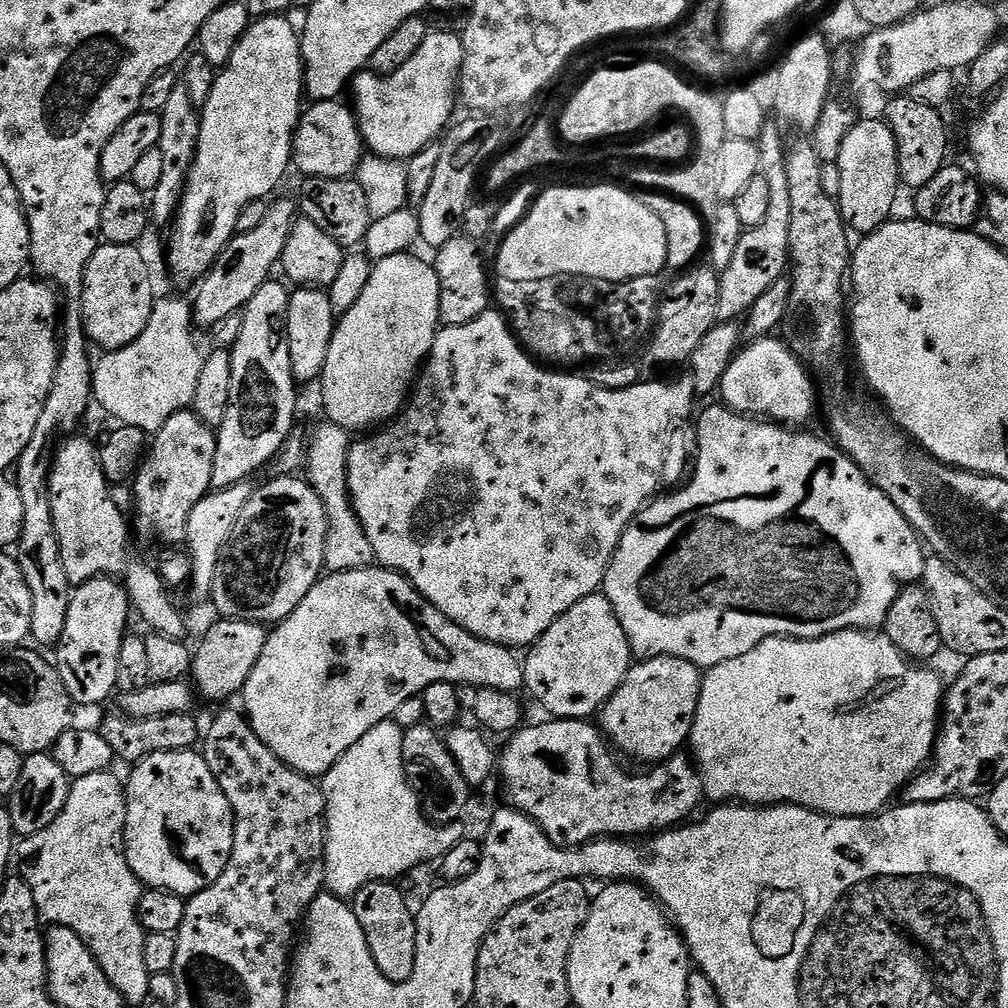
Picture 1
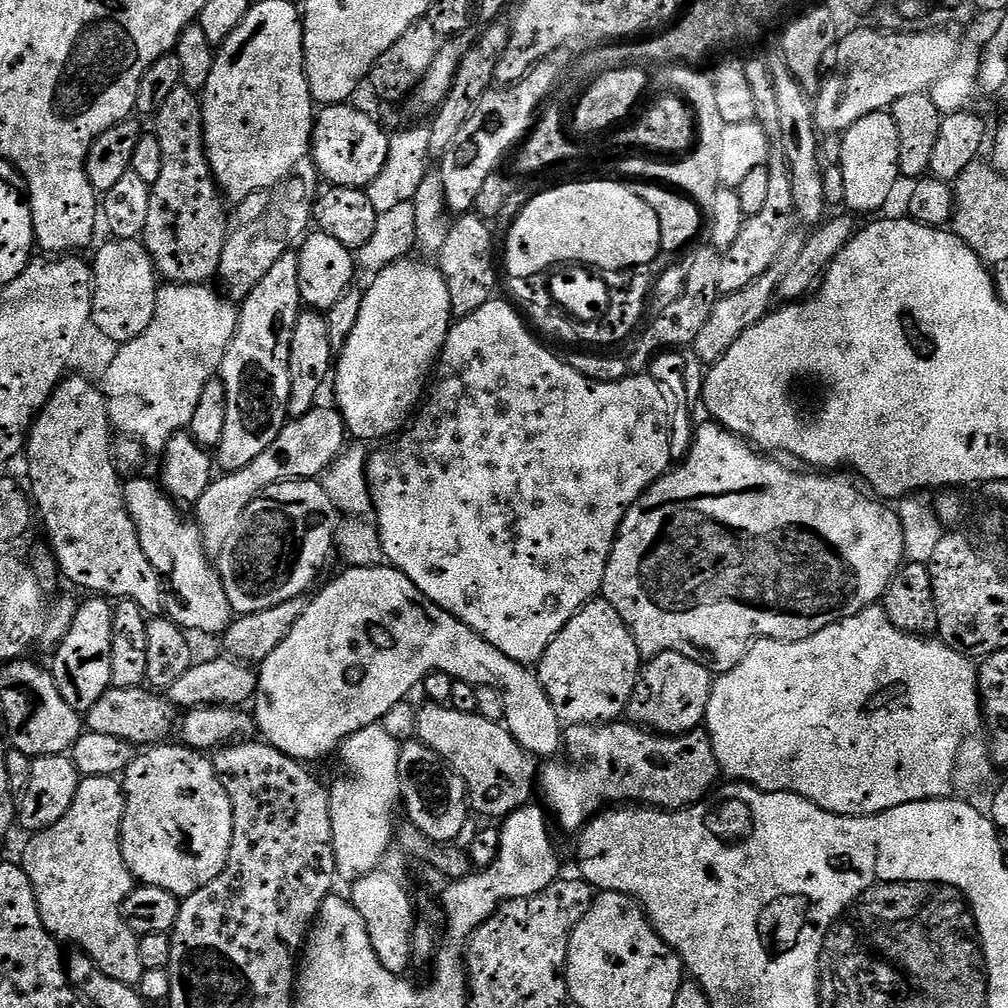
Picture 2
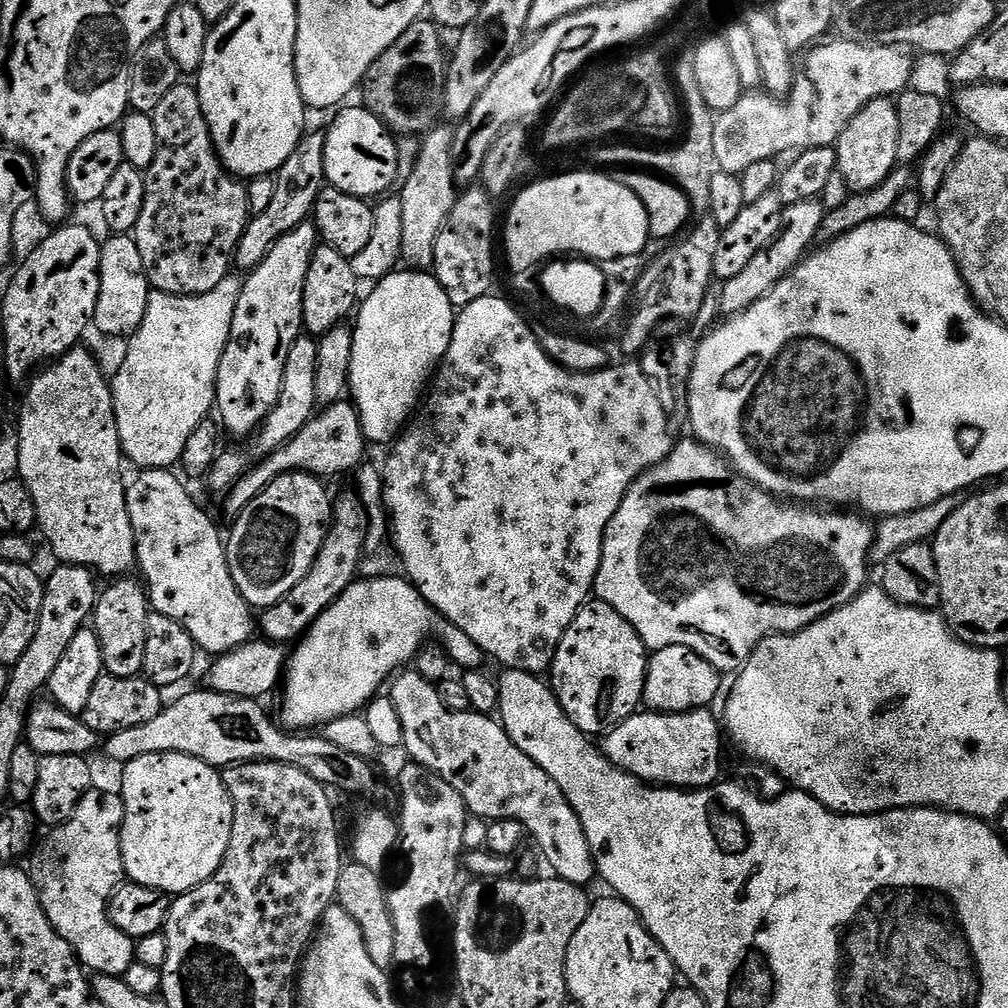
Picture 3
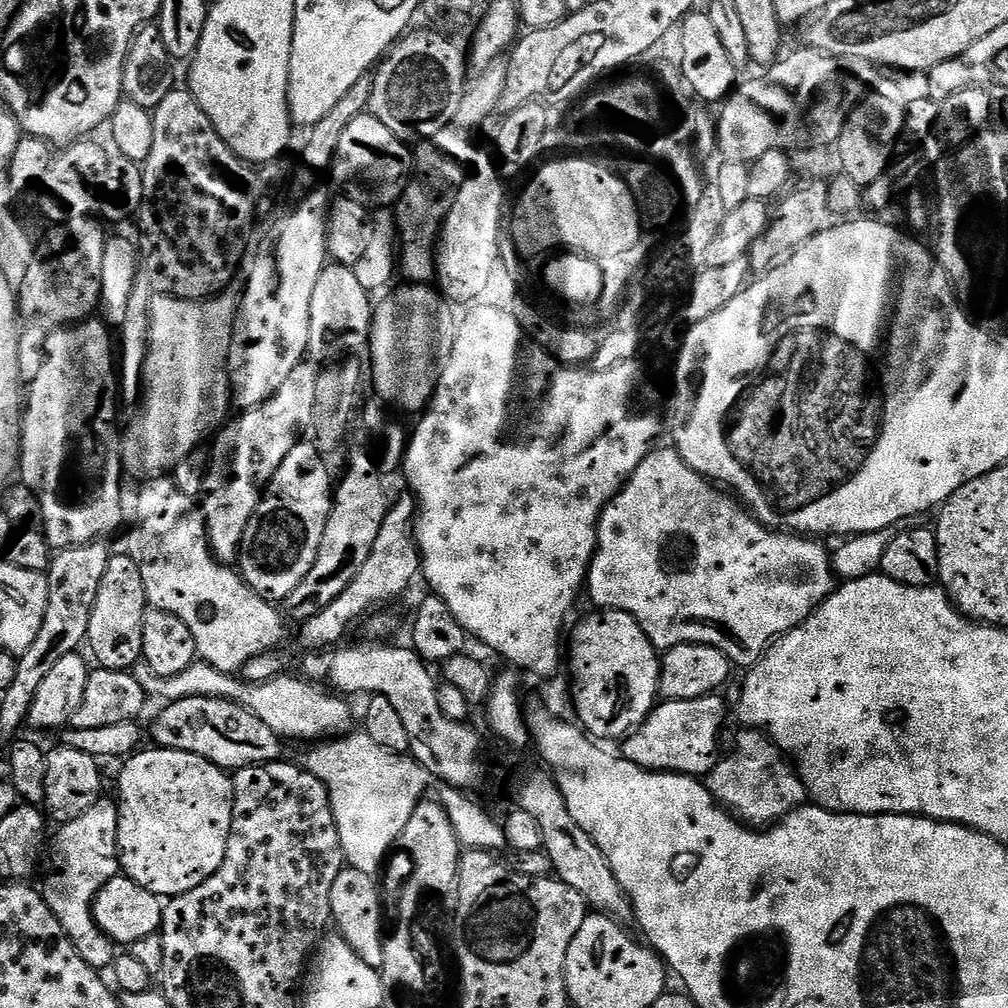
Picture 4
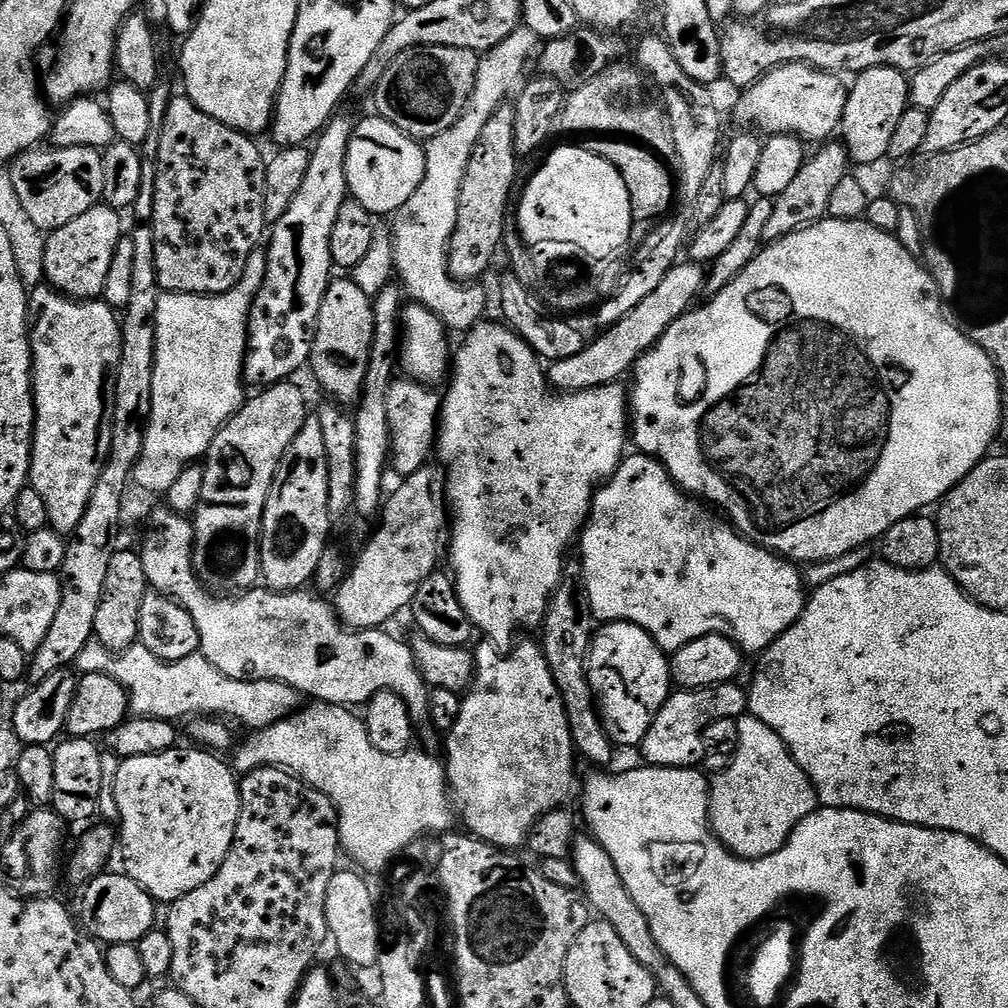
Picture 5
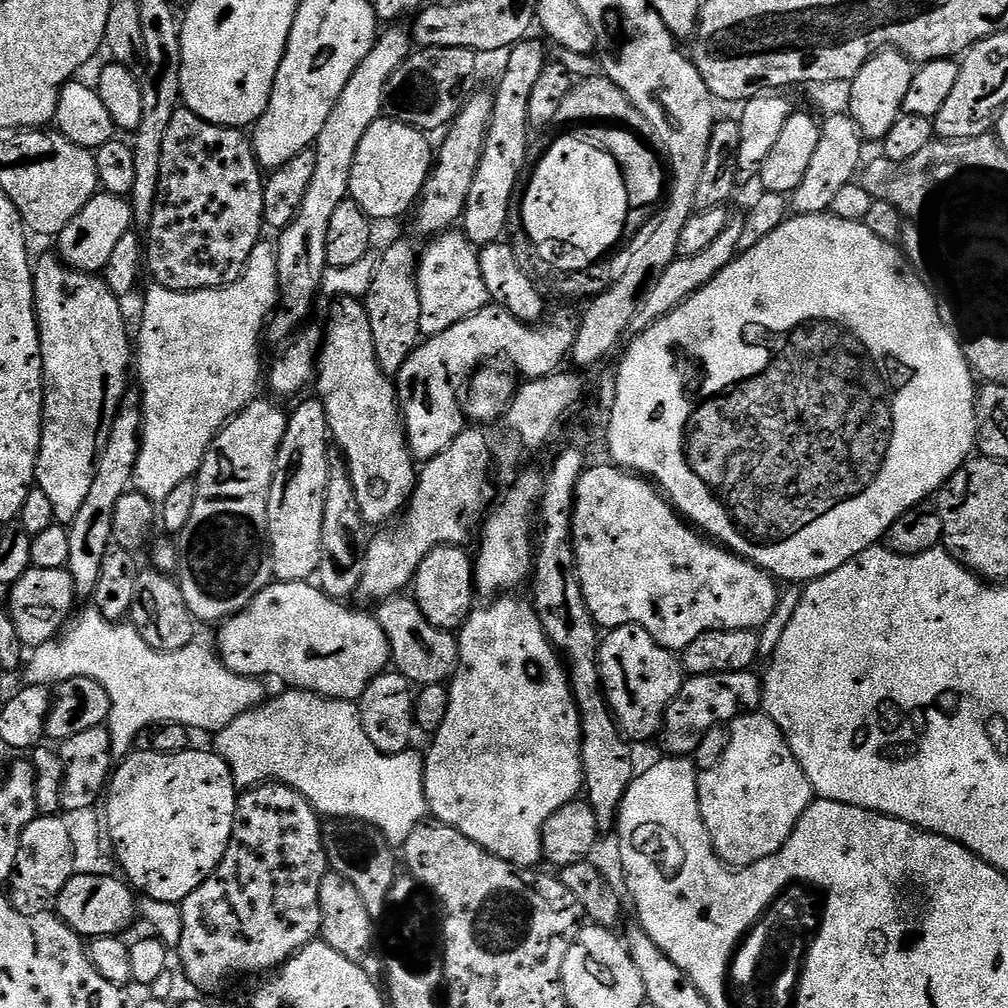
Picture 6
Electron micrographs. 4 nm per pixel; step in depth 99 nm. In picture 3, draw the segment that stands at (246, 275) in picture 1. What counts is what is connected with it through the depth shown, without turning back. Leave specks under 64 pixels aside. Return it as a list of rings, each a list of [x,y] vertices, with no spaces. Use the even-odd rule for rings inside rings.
[[[309,131],[294,146],[294,154],[286,158],[286,162],[275,173],[276,189],[274,199],[263,214],[252,216],[248,222],[248,229],[242,234],[242,238],[236,247],[234,261],[237,269],[254,270],[270,254],[274,242],[281,240],[290,230],[294,230],[300,224],[305,223],[313,215],[316,207],[316,199],[320,191],[326,186],[326,135],[323,131]]]

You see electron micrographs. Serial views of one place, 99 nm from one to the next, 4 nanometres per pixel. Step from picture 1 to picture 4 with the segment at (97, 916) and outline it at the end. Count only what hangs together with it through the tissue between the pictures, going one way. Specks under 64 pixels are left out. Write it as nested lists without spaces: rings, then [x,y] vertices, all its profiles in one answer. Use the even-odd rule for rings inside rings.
[[[102,798],[82,818],[74,818],[68,824],[57,827],[56,837],[50,840],[50,856],[52,852],[52,869],[44,880],[42,895],[44,901],[58,922],[62,922],[62,930],[74,942],[78,954],[91,968],[97,970],[111,969],[116,962],[118,945],[111,940],[98,926],[92,913],[92,903],[96,896],[116,876],[121,875],[120,847],[118,846],[118,822],[120,821],[120,805],[115,799]]]

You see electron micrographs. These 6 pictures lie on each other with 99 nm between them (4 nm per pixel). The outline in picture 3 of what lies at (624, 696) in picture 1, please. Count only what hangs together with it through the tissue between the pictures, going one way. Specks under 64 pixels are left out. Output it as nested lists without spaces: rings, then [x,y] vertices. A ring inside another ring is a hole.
[[[666,646],[651,653],[648,661],[648,677],[644,683],[643,707],[649,712],[689,712],[699,708],[708,708],[720,692],[722,673],[718,671],[702,654],[686,646]]]

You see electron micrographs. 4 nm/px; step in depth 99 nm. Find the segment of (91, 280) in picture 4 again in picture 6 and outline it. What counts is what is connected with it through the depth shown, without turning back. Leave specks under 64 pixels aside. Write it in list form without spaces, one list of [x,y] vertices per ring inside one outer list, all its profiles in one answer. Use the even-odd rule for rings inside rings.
[[[97,191],[60,232],[58,255],[69,268],[75,268],[78,272],[103,273],[106,262],[110,262],[112,251],[118,247],[118,241],[133,228],[131,203],[123,196]]]

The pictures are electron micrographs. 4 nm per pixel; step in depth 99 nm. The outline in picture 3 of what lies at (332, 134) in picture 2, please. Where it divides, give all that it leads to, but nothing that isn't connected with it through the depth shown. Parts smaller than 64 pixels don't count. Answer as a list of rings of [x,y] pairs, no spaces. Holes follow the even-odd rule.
[[[341,107],[332,125],[326,128],[326,181],[351,196],[383,197],[391,193],[401,179],[397,137],[367,108],[348,107]]]

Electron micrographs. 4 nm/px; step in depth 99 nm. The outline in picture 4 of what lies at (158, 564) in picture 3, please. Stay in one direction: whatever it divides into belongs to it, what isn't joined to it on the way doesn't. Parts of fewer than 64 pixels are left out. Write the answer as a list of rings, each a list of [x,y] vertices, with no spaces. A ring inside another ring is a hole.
[[[167,475],[149,478],[139,488],[140,493],[136,496],[136,525],[128,536],[126,555],[134,558],[142,573],[142,586],[146,586],[149,608],[166,610],[182,618],[190,634],[194,634],[199,659],[223,672],[239,673],[246,662],[250,662],[250,658],[279,649],[286,625],[281,609],[273,601],[260,597],[235,567],[220,563],[212,555],[212,549],[208,546],[208,527],[197,501],[182,494],[182,490],[178,490],[176,483]]]

